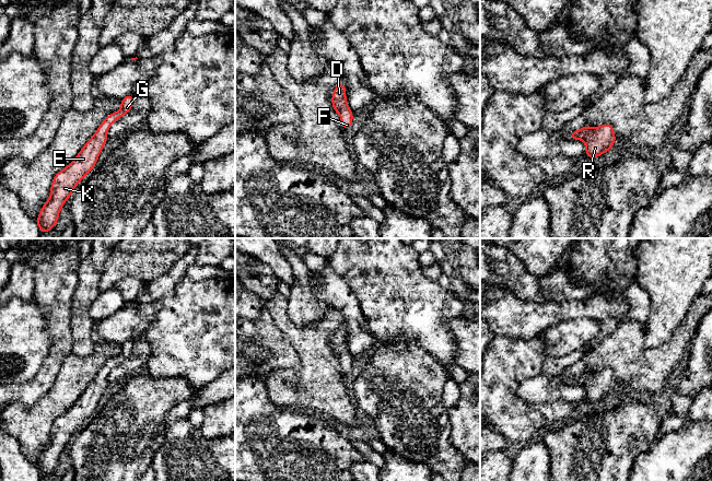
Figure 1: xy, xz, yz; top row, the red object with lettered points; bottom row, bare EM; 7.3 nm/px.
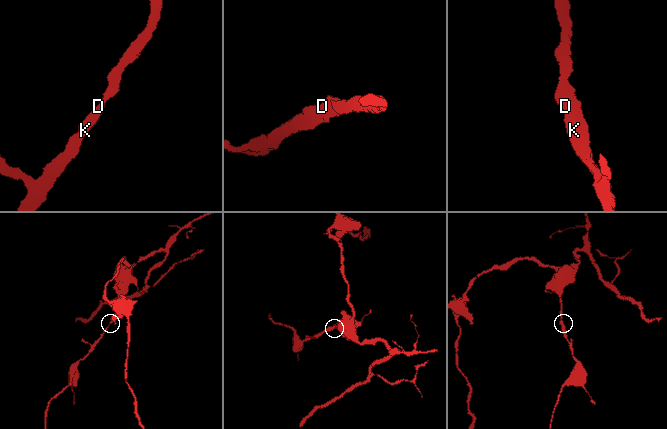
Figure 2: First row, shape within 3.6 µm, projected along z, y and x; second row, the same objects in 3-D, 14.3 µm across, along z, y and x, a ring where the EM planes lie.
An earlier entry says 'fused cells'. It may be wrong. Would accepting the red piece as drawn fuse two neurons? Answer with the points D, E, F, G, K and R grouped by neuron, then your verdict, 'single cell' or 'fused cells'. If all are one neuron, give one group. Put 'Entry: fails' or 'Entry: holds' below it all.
D E F G K R; single cell
Entry: fails

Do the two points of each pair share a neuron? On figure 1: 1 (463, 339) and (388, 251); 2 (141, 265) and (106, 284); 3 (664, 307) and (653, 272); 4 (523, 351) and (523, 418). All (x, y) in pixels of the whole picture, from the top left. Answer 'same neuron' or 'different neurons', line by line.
1: different neurons
2: same neuron
3: same neuron
4: same neuron

